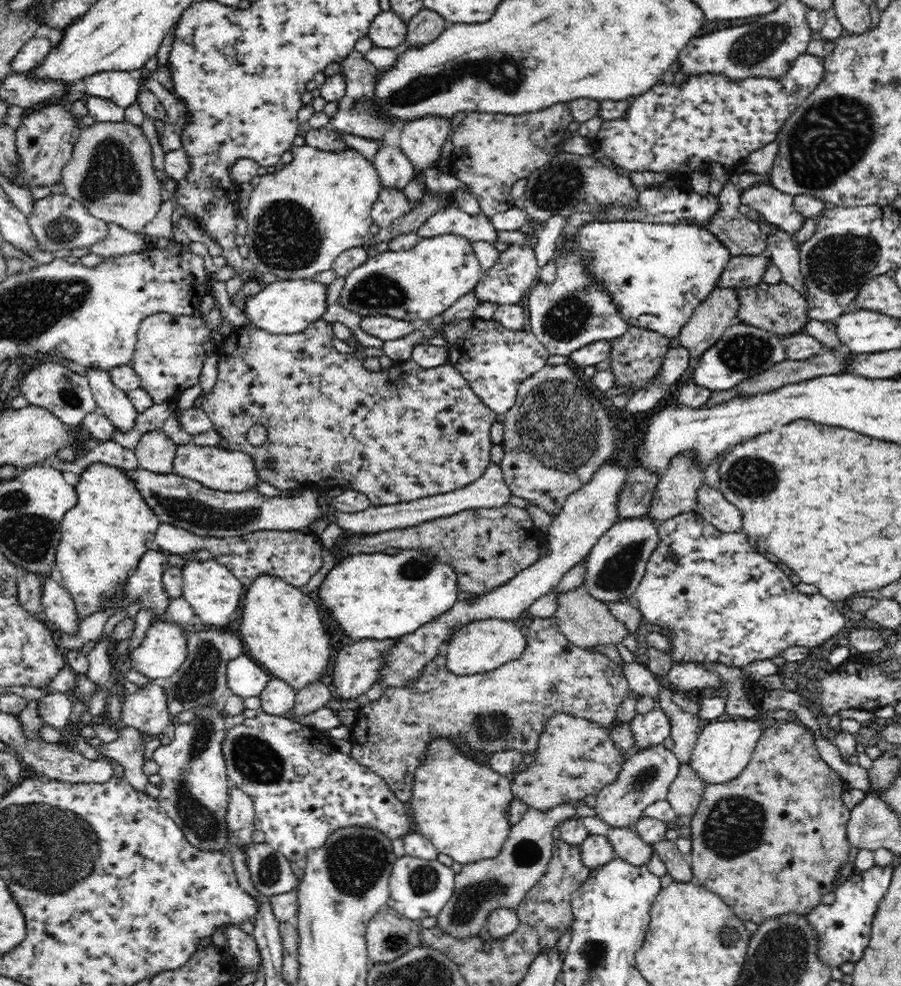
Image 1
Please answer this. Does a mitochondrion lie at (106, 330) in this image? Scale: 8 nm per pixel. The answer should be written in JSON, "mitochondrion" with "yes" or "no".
{"mitochondrion":"no"}

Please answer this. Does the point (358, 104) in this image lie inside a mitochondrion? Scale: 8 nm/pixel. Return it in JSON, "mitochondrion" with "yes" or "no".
{"mitochondrion":"yes"}

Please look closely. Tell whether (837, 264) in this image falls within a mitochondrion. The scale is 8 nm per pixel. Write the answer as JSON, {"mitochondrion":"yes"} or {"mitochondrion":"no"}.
{"mitochondrion":"yes"}

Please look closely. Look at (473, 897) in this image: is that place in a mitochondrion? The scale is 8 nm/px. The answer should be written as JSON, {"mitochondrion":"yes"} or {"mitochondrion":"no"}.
{"mitochondrion":"yes"}

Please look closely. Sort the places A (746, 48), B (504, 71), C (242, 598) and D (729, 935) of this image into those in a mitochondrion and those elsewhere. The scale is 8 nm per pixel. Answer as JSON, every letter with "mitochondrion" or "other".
{"A":"mitochondrion","B":"mitochondrion","C":"other","D":"mitochondrion"}

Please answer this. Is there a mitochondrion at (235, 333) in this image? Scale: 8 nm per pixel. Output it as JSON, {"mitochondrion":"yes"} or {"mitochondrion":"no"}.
{"mitochondrion":"no"}

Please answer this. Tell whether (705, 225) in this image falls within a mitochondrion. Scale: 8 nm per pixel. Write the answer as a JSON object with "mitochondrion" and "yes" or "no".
{"mitochondrion":"no"}

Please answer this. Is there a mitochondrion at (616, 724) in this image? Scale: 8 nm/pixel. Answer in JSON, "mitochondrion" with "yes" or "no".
{"mitochondrion":"no"}

